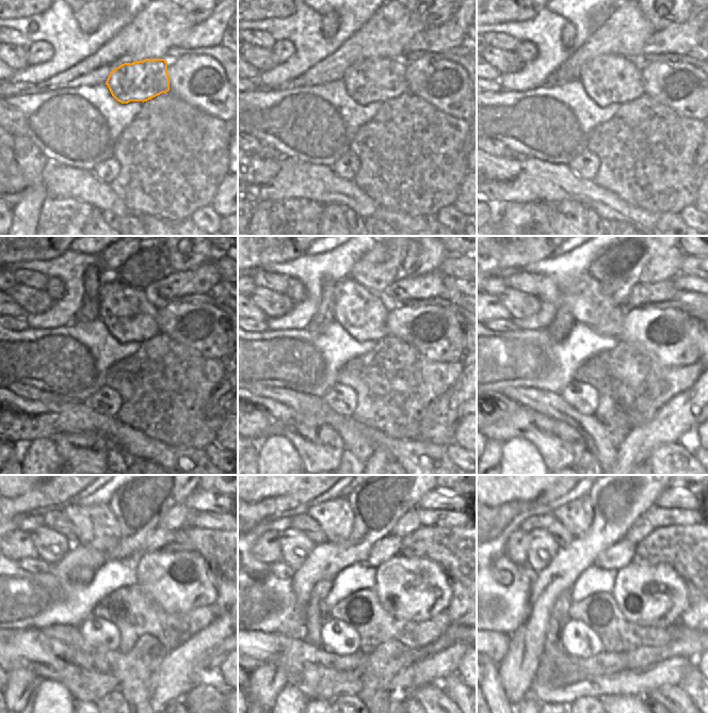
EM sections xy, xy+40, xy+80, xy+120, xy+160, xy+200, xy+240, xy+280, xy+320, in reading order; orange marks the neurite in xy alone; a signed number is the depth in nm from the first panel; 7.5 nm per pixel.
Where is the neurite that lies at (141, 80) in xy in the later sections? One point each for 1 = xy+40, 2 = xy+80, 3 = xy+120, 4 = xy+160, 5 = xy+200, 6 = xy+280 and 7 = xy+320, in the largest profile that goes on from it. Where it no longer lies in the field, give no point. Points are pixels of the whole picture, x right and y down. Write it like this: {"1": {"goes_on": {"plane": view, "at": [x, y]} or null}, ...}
{"1": {"goes_on": {"plane": "xy+40", "at": [375, 79]}}, "2": {"goes_on": {"plane": "xy+80", "at": [607, 79]}}, "3": {"goes_on": {"plane": "xy+120", "at": [129, 314]}}, "4": {"goes_on": {"plane": "xy+160", "at": [363, 313]}}, "5": {"goes_on": {"plane": "xy+200", "at": [589, 304]}}, "6": {"goes_on": {"plane": "xy+280", "at": [335, 517]}}, "7": {"goes_on": {"plane": "xy+320", "at": [576, 517]}}}

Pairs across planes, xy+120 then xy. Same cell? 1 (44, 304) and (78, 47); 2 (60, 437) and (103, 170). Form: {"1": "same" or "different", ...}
{"1": "different", "2": "different"}

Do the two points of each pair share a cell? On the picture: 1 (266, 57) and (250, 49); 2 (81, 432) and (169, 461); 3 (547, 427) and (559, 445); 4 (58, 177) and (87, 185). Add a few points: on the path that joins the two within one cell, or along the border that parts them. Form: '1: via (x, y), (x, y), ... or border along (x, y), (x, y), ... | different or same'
1: via (261, 57), (257, 57), (254, 53) | same
2: via (102, 432), (118, 432), (137, 446), (147, 448) | same
3: border along (578, 441), (565, 441), (554, 436), (548, 452) | different
4: via (65, 181), (80, 184) | same

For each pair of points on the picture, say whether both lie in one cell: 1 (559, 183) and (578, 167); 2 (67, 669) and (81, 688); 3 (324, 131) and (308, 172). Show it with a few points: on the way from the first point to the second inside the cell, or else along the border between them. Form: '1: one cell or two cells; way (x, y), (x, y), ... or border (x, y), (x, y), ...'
1: two cells; border (566, 164), (578, 175), (591, 180)
2: two cells; border (96, 670), (81, 668), (71, 683), (71, 695)
3: two cells; border (287, 158), (328, 165)

